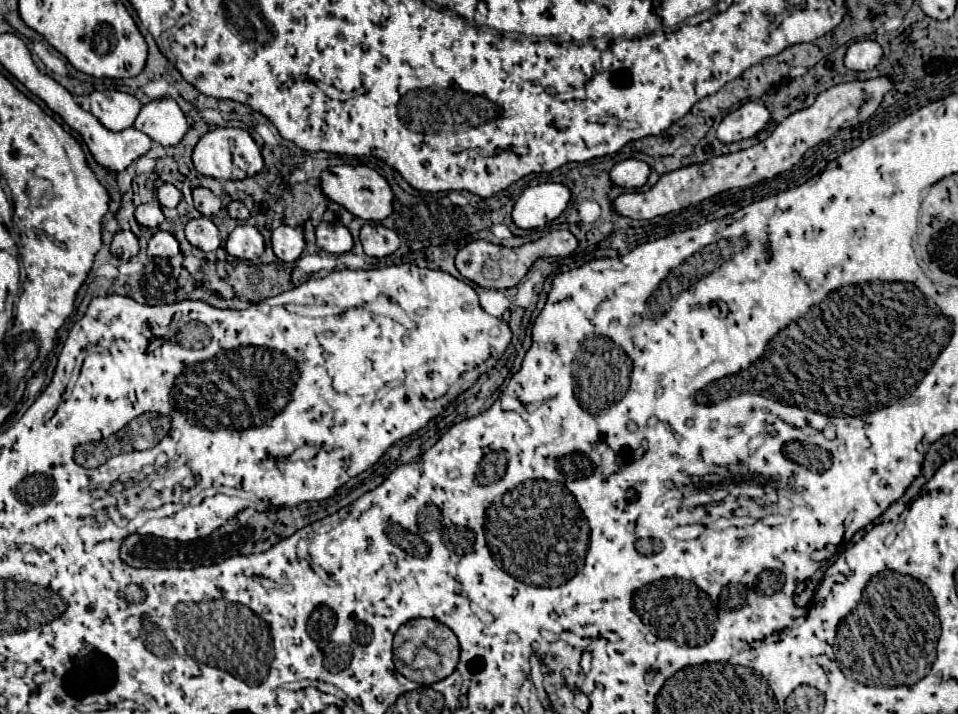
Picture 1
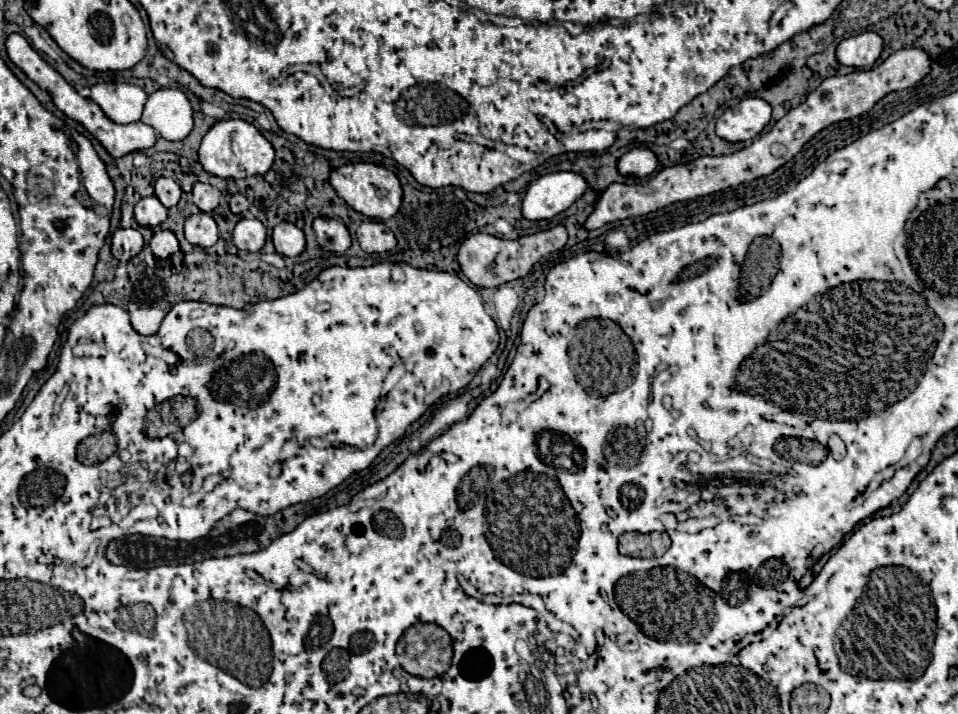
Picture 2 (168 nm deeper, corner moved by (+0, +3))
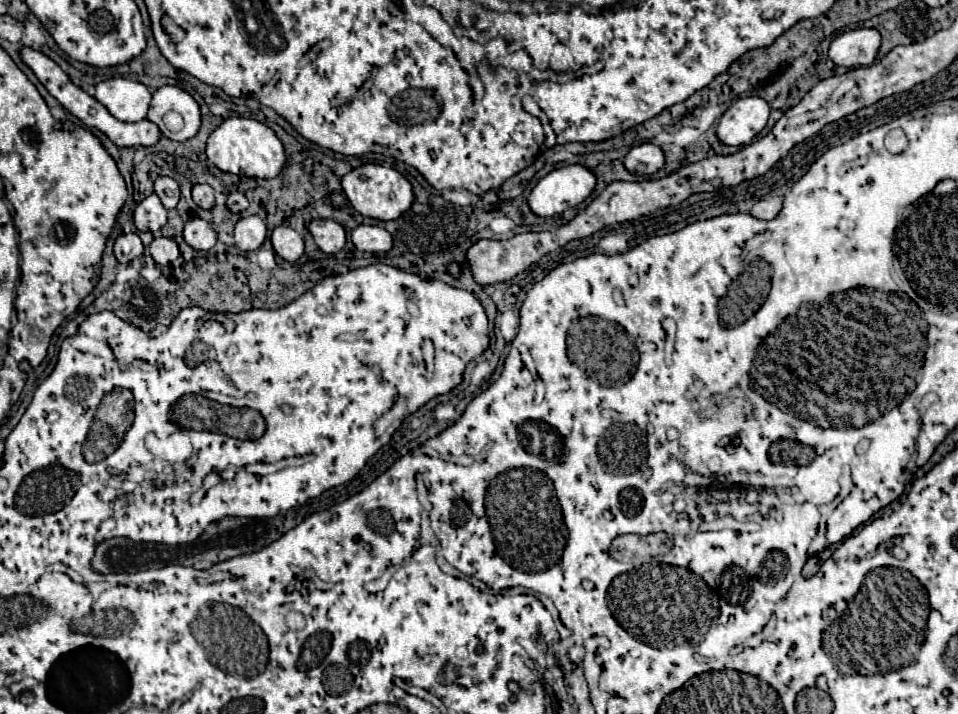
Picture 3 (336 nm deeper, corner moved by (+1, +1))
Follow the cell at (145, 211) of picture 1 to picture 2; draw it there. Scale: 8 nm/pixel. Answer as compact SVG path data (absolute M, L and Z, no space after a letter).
M149 196L149 198L141 198L137 204L135 204L135 220L139 222L139 226L159 226L161 222L165 222L167 218L167 208L155 198L155 196Z

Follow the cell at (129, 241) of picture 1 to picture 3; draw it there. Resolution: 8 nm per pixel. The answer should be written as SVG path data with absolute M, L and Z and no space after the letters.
M120 234L114 242L114 254L120 264L128 264L130 260L138 258L142 252L144 252L144 246L138 234Z

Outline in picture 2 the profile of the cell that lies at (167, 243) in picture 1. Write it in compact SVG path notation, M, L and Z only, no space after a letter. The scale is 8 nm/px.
M159 228L153 232L149 246L157 258L169 258L171 254L175 254L179 250L179 242L177 242L175 234L171 230L159 230Z

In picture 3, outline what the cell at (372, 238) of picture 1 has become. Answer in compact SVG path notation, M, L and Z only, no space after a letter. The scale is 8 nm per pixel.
M360 224L350 238L352 244L362 252L388 252L392 248L392 236L382 226Z

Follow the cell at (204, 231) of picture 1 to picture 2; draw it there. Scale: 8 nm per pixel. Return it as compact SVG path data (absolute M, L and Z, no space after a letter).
M199 212L195 216L189 216L185 222L185 238L201 248L209 248L219 240L217 224L207 212Z

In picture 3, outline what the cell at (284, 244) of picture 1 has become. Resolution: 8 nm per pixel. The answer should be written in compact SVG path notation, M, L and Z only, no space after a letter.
M282 224L282 226L274 228L270 240L272 240L272 246L274 246L276 254L280 258L284 258L286 262L296 262L304 254L302 236L296 230L292 230L290 226Z

